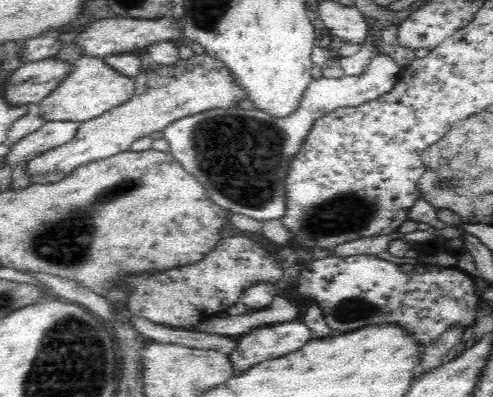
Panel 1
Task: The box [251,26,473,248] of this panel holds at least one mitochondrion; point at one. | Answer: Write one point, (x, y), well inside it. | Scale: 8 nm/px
(345, 212)

